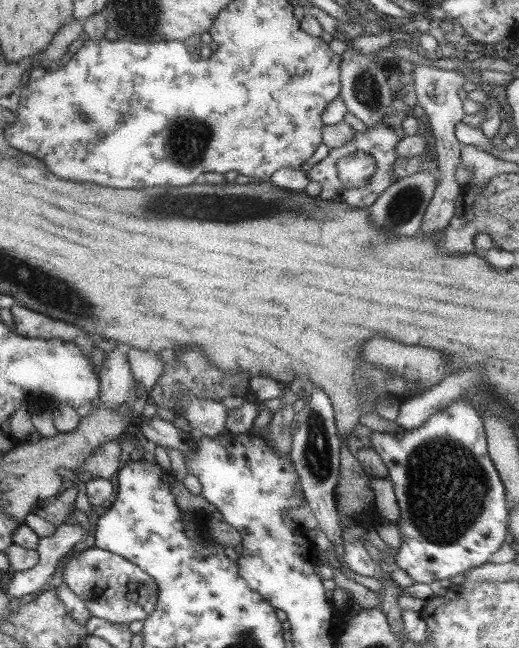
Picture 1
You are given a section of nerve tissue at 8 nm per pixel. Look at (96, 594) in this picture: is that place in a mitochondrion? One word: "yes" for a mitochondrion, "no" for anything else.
no

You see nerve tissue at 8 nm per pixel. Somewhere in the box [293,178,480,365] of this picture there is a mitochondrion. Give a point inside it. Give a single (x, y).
(405, 203)

